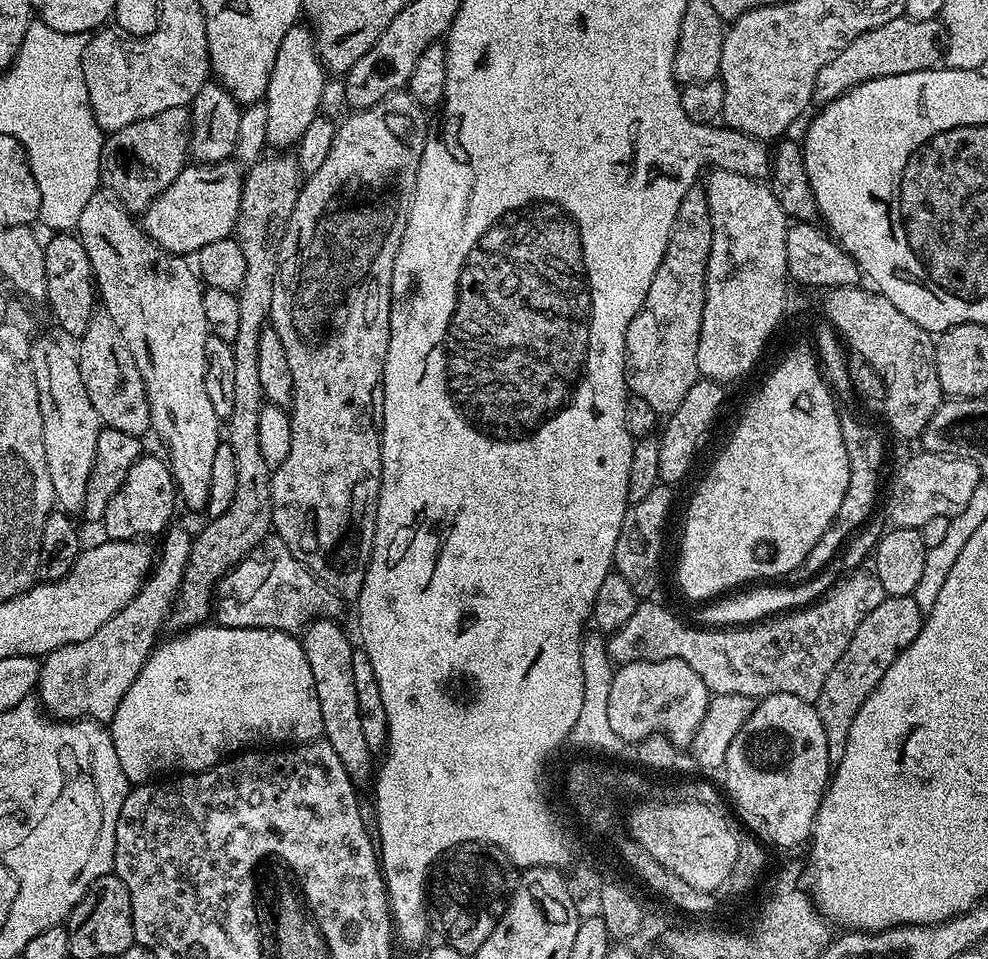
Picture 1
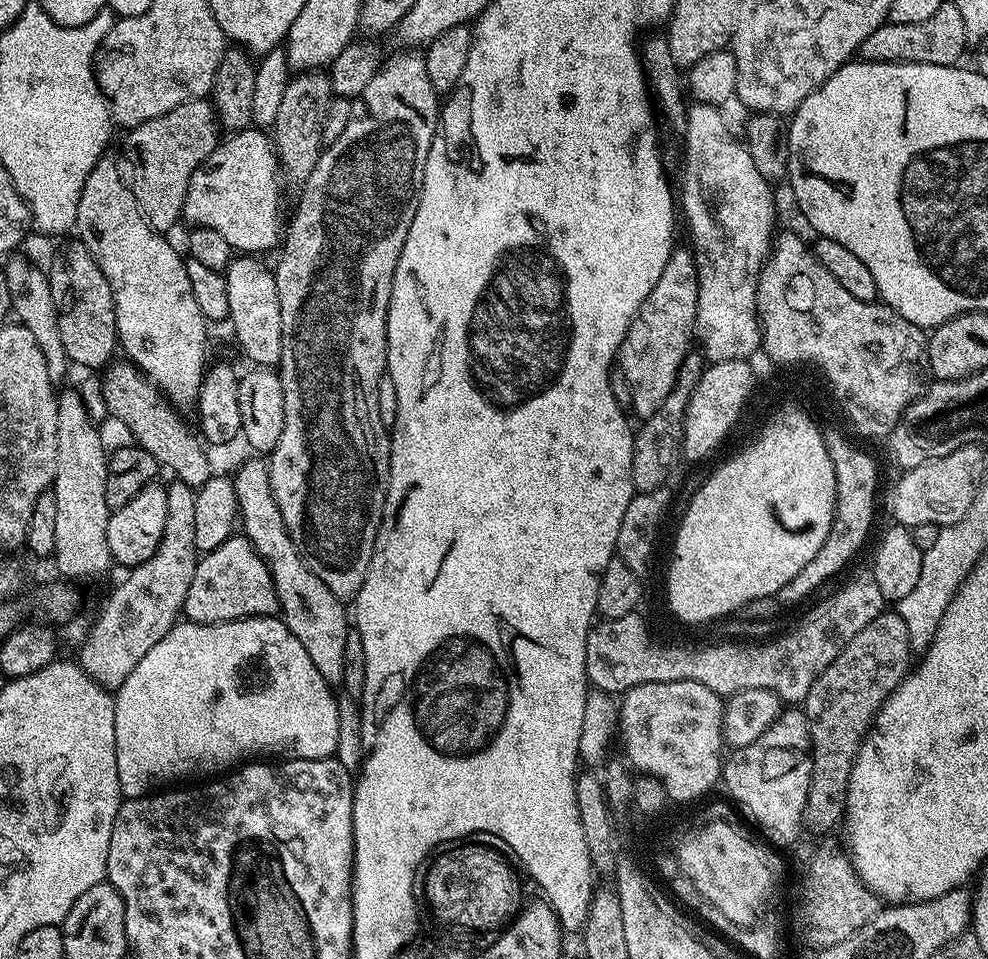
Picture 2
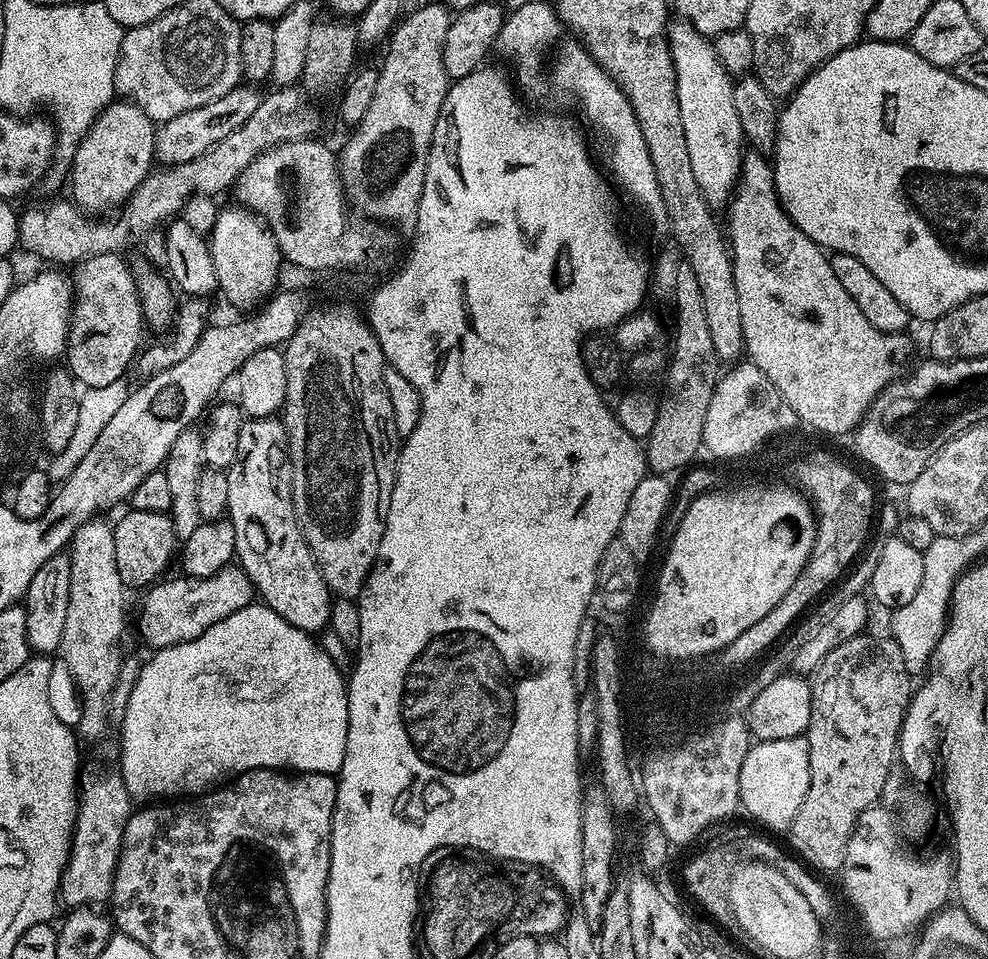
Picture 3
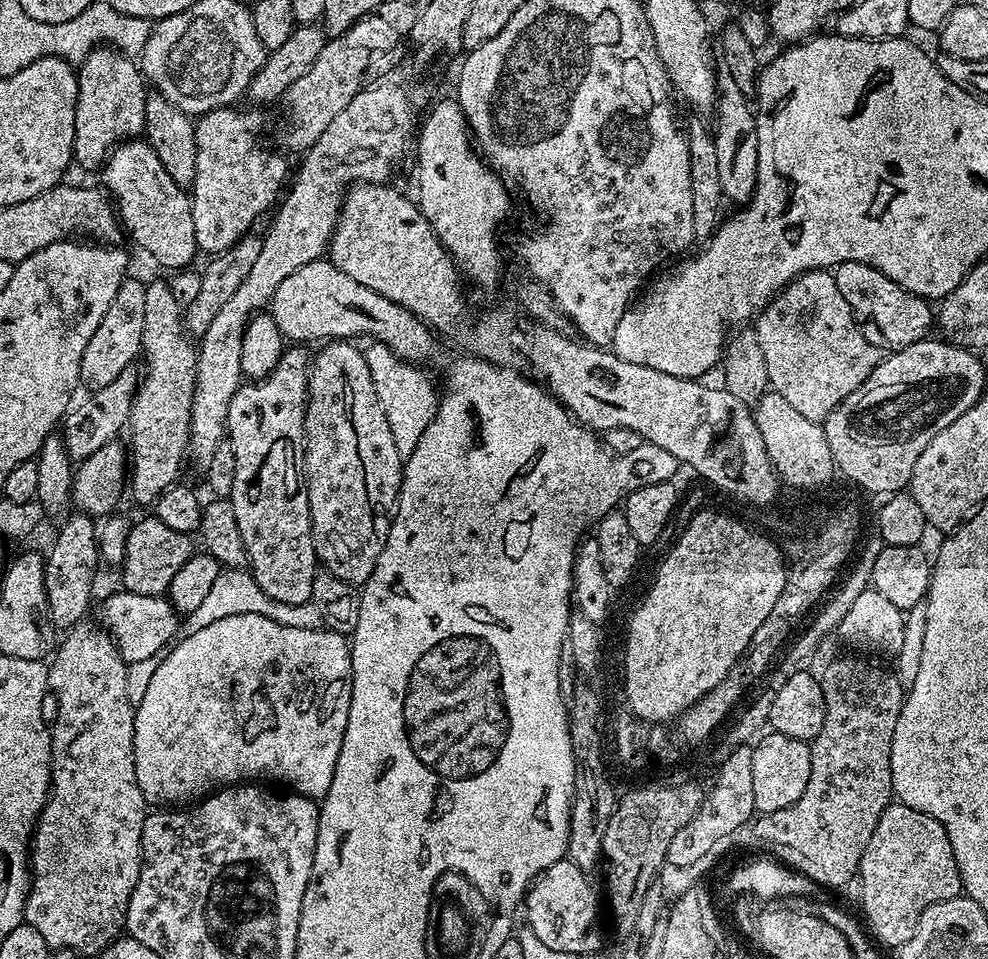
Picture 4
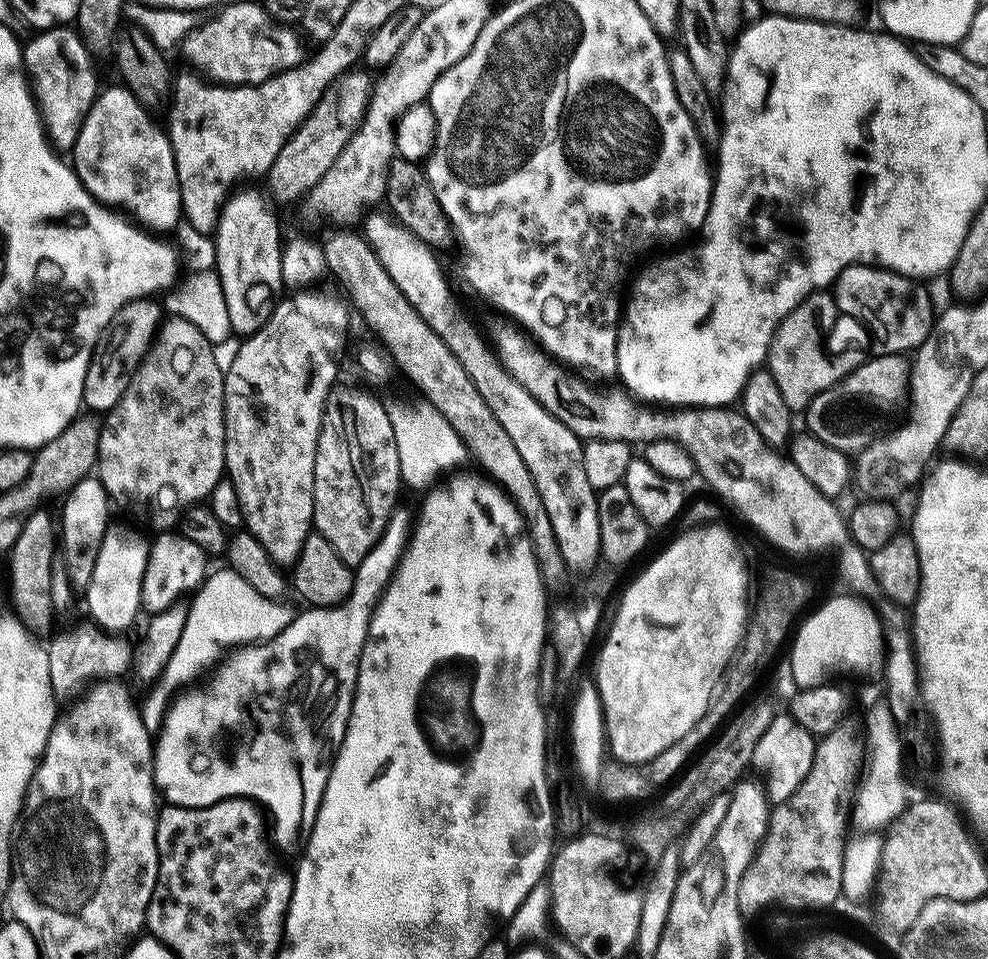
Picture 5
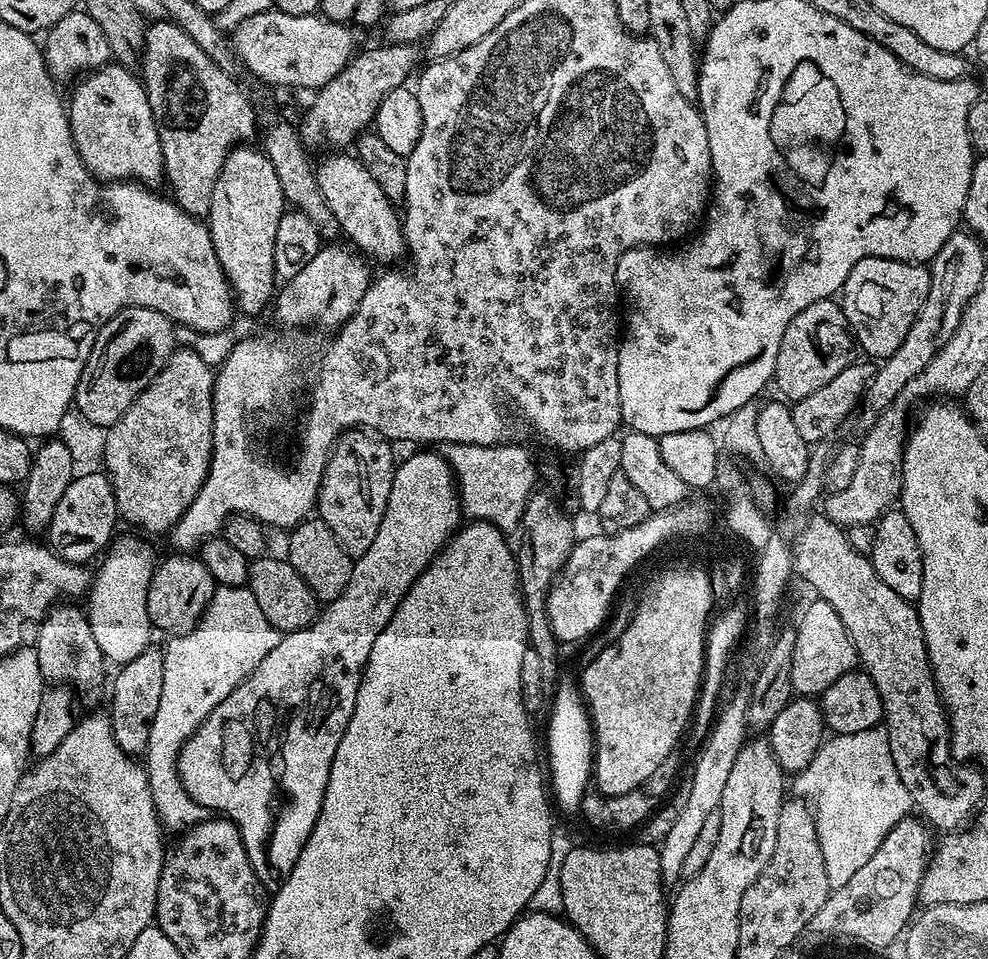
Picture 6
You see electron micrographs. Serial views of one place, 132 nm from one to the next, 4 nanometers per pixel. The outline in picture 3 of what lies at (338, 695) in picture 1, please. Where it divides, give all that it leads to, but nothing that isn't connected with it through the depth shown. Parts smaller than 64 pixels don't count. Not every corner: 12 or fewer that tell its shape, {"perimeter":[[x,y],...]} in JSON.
{"perimeter":[[245,419],[226,469],[235,559],[309,634],[334,599],[296,521],[283,419]]}

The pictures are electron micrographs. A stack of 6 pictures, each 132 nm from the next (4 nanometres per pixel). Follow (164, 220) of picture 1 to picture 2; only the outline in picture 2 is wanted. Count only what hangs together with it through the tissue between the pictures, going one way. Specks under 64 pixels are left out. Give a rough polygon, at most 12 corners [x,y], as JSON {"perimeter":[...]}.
{"perimeter":[[233,132],[194,170],[182,213],[237,253],[279,245],[269,133]]}

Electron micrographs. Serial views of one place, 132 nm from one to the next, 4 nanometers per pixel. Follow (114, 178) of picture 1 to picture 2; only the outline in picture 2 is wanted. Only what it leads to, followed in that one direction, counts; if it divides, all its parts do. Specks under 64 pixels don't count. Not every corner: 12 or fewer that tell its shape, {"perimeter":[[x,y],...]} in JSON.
{"perimeter":[[208,98],[127,129],[124,179],[148,225],[181,223],[222,139]]}

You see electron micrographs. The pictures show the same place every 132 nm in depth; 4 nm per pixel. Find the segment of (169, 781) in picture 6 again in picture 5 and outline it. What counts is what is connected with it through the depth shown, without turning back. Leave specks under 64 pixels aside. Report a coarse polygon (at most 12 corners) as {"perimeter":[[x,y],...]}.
{"perimeter":[[227,566],[188,604],[174,654],[142,700],[161,723],[172,696],[222,648],[258,644],[297,609]]}

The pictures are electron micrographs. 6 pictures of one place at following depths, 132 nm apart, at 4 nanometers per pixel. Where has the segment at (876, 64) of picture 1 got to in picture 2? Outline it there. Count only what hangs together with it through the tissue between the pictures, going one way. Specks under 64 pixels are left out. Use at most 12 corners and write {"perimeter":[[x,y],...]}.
{"perimeter":[[955,2],[926,22],[885,22],[861,60],[955,65],[968,35]]}

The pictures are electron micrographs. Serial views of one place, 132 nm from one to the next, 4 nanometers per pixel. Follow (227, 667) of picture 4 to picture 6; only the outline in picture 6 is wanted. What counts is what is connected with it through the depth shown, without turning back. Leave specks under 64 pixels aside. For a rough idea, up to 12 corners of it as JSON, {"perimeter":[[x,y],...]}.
{"perimeter":[[443,455],[184,743],[186,794],[286,882],[374,638],[461,527]]}

